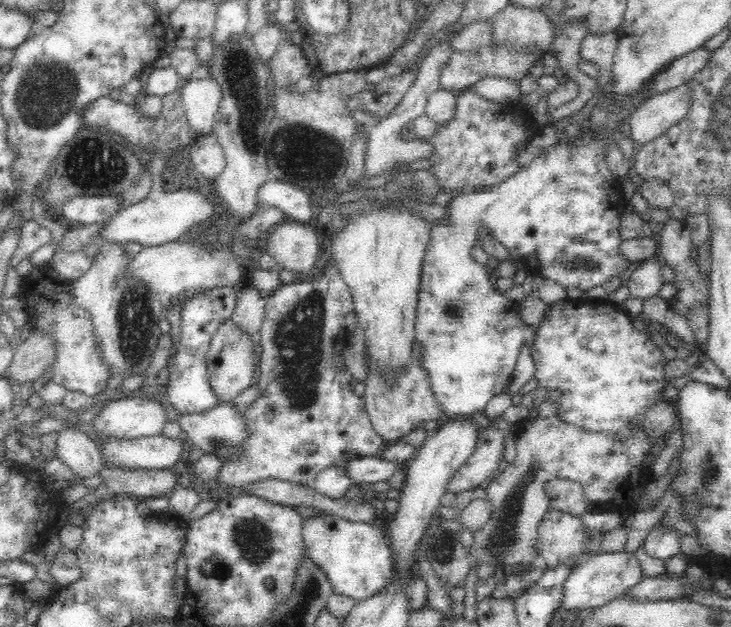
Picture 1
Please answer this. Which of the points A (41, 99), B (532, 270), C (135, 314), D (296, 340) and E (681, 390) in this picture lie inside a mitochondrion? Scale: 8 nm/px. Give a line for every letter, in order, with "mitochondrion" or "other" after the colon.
A: mitochondrion
B: other
C: mitochondrion
D: mitochondrion
E: other

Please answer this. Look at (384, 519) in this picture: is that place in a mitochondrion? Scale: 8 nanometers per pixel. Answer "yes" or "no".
no

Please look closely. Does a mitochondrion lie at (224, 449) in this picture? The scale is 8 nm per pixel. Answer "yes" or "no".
yes

